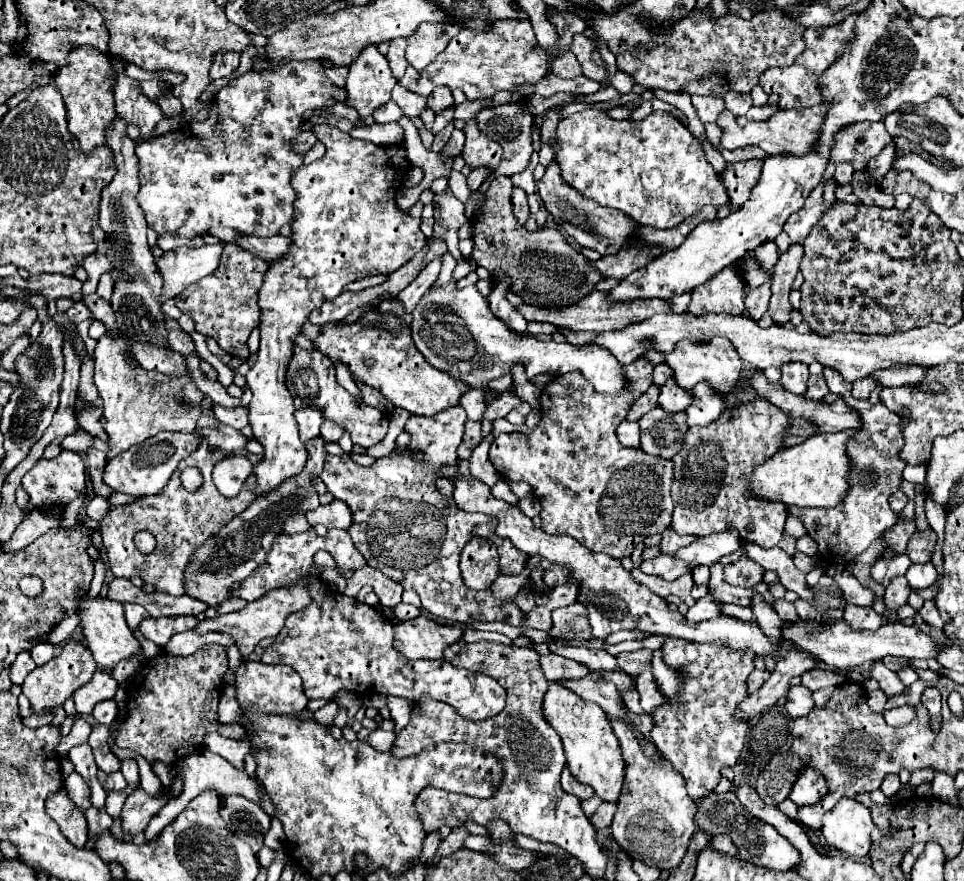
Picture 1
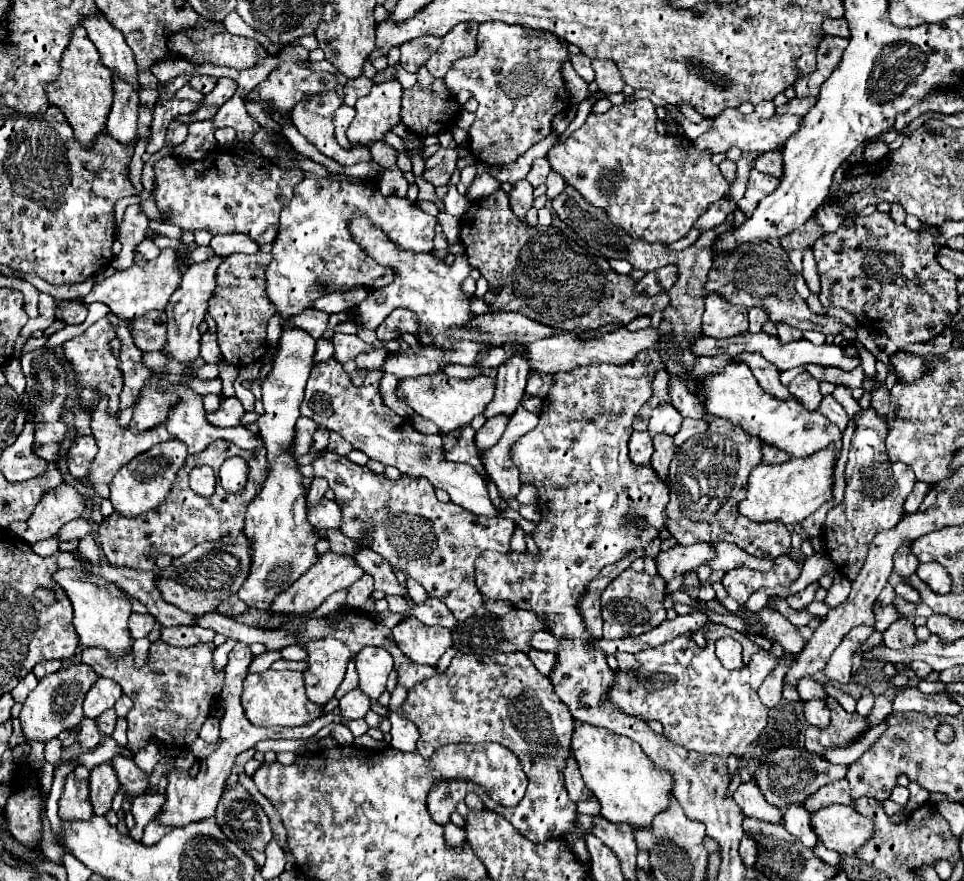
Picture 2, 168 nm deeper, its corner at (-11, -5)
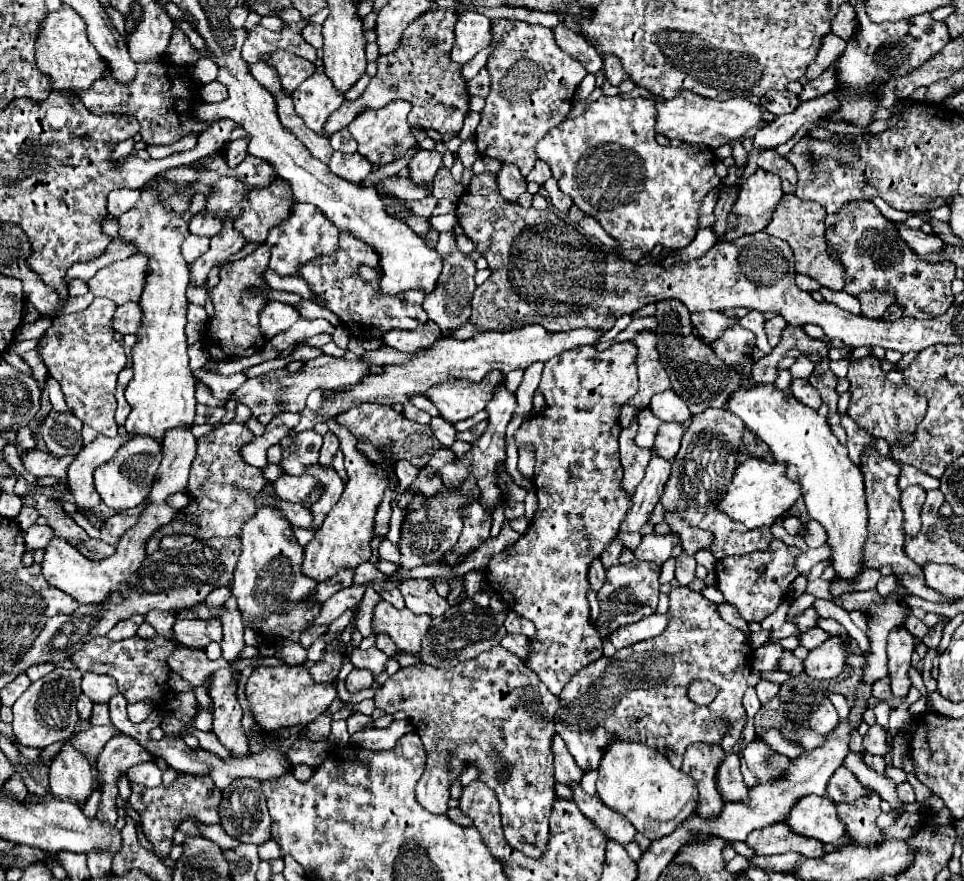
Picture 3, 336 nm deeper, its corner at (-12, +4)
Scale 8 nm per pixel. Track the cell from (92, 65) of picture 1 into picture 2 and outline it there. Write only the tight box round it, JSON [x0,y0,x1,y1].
[48,26,114,148]

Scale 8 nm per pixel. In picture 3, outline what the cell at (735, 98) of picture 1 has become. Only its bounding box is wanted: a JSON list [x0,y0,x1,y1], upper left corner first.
[761,91,799,115]

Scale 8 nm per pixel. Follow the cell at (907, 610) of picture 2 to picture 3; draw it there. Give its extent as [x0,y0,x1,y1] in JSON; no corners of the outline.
[887,627,915,699]

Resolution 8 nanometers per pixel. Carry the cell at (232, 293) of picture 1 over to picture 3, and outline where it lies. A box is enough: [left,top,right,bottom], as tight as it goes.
[203,243,269,361]

